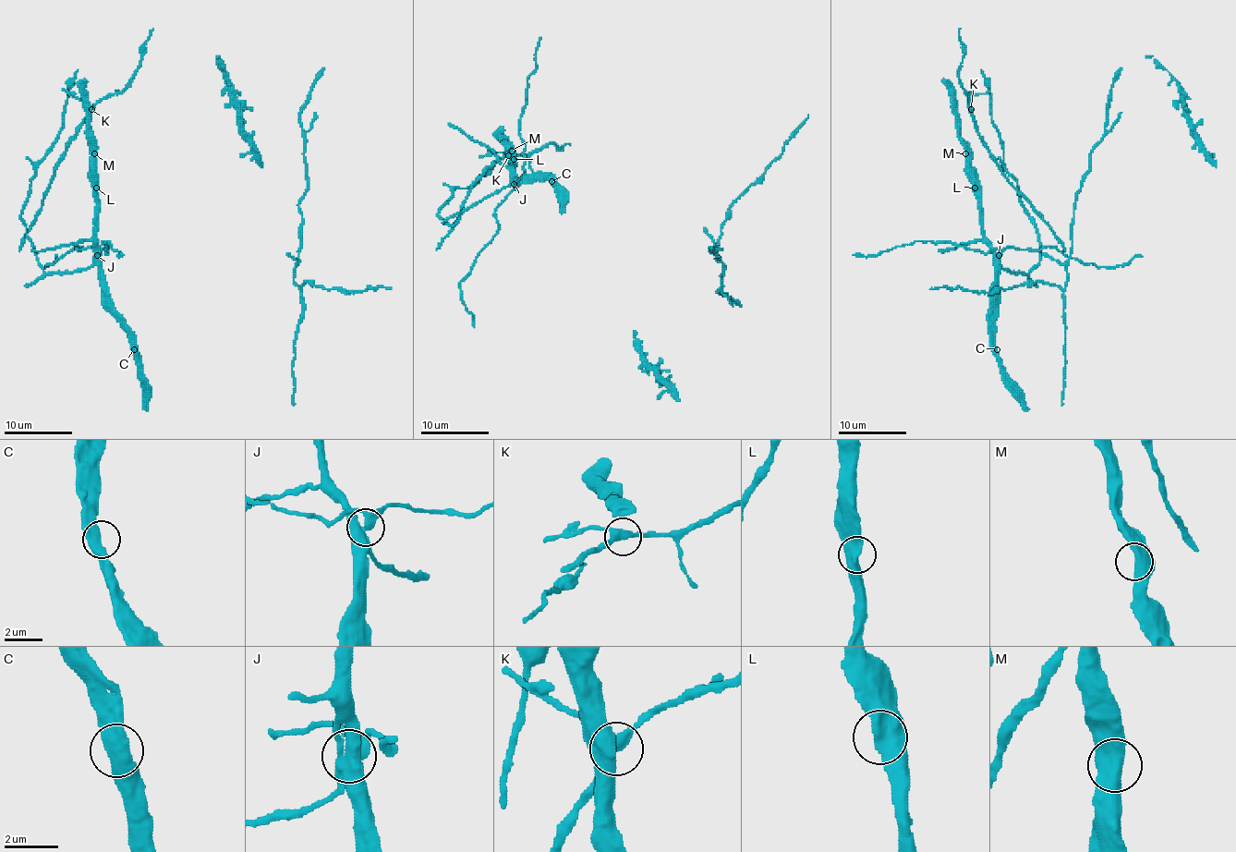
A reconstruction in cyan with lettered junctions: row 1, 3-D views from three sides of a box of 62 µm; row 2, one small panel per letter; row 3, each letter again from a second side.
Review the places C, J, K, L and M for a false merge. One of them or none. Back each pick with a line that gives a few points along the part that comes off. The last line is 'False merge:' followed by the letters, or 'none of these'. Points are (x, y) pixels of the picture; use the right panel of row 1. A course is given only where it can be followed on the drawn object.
J: foreign part runs (999, 255), (1009, 248), (1027, 249), (1055, 246), (1069, 258), (1093, 263), (1097, 268), (1117, 267), (1142, 256)
False merge: J

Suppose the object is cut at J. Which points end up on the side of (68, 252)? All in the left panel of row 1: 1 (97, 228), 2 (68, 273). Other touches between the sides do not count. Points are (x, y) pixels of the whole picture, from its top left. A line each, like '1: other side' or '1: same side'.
1: other side
2: other side

